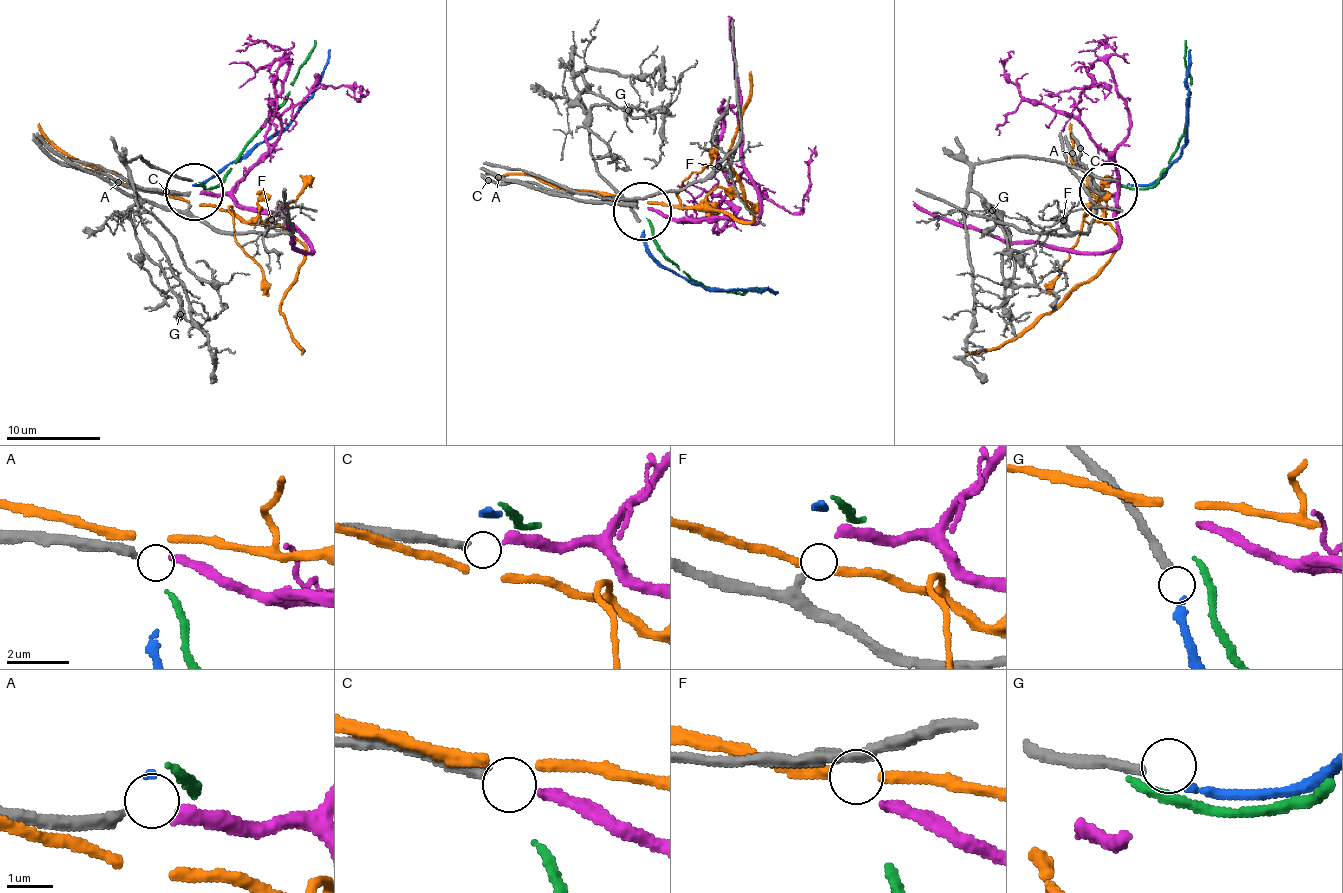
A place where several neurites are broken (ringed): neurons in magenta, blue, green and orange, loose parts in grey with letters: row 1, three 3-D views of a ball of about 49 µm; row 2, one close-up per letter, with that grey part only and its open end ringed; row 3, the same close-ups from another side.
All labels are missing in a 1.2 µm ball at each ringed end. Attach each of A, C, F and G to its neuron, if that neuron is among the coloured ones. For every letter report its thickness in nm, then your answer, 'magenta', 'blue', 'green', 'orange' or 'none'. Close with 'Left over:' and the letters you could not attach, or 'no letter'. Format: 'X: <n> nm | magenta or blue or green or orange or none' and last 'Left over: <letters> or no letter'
A: 260 nm | magenta
C: 260 nm | none
F: 200 nm | none
G: 260 nm | blue
Left over: C, F

